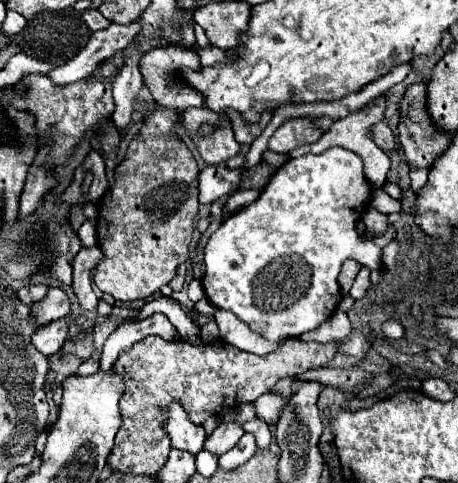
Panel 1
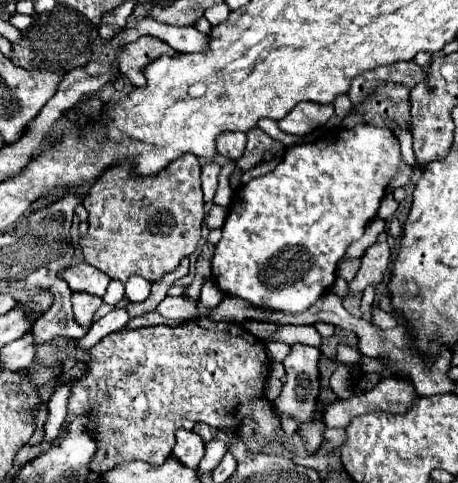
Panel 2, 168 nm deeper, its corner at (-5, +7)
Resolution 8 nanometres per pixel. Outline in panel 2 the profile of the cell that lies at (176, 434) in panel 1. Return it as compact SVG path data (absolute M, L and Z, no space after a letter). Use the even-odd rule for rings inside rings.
M179 429L177 433L177 443L173 447L173 455L187 467L197 467L199 461L205 455L205 445L201 437L195 431Z

